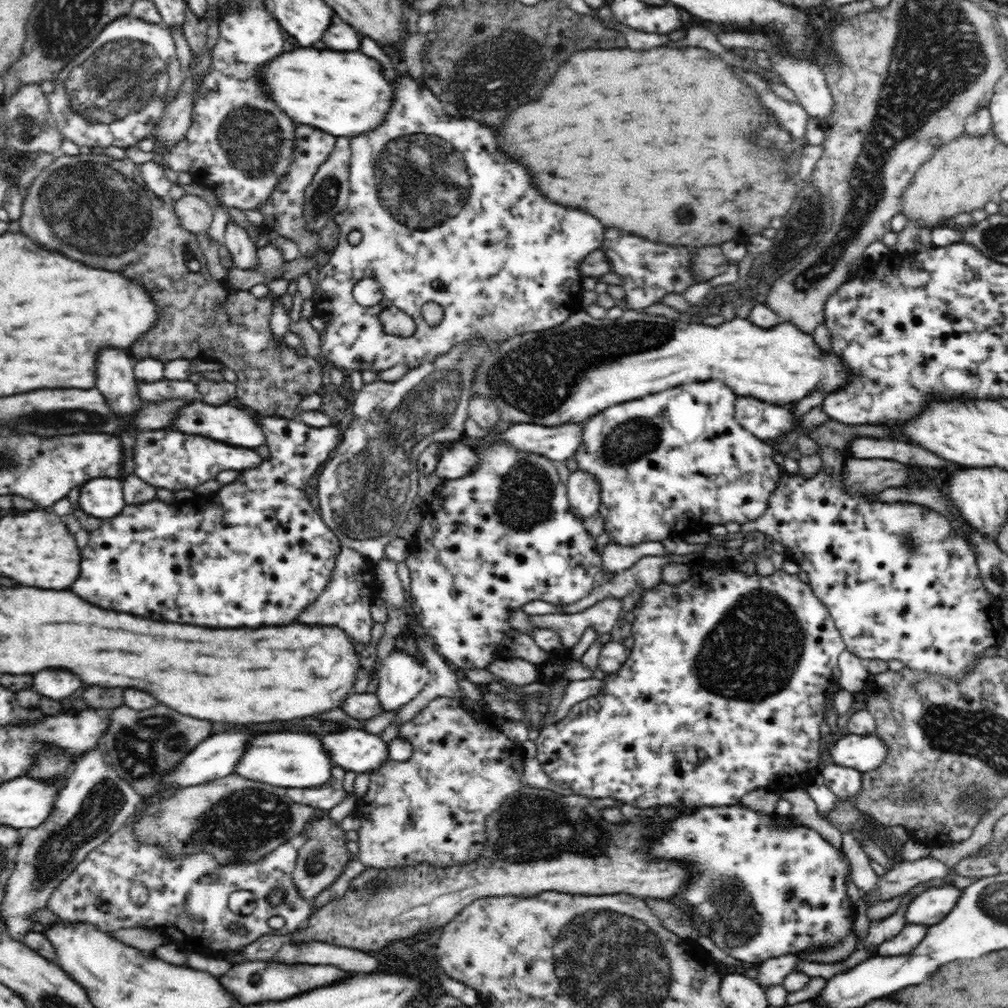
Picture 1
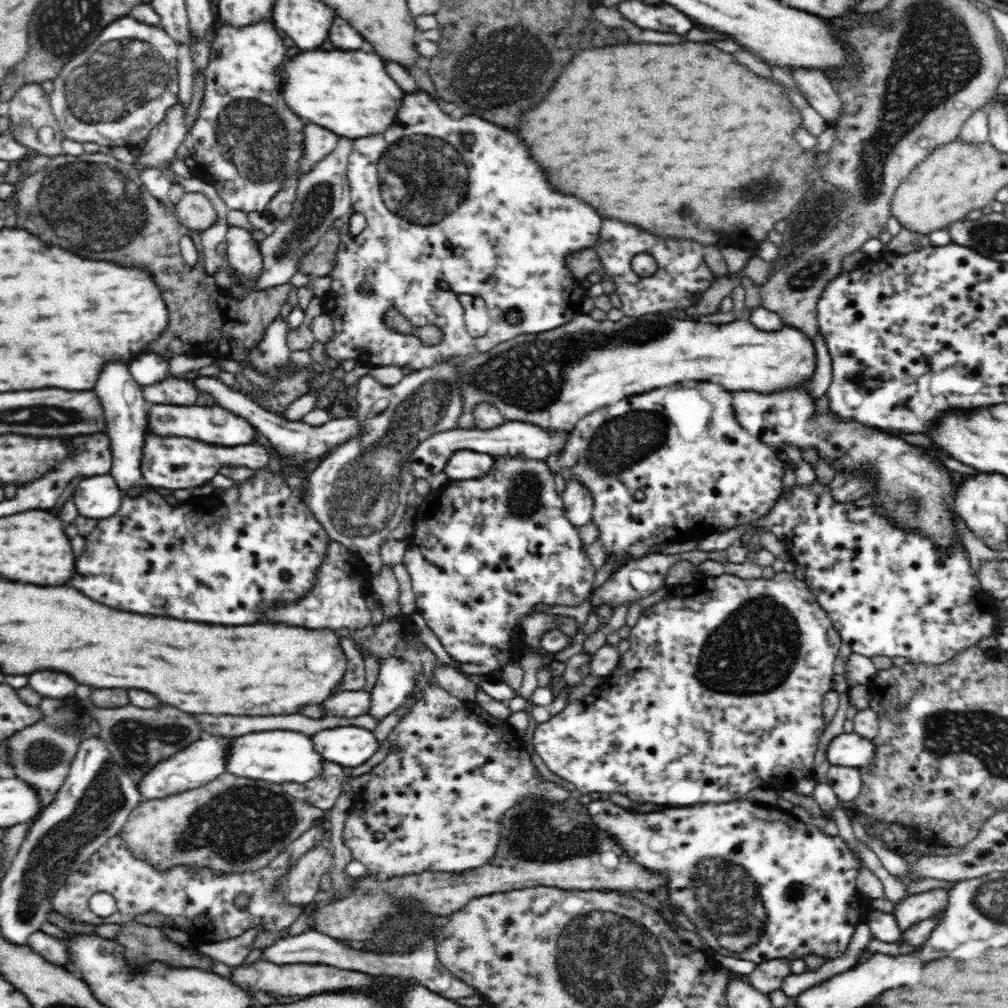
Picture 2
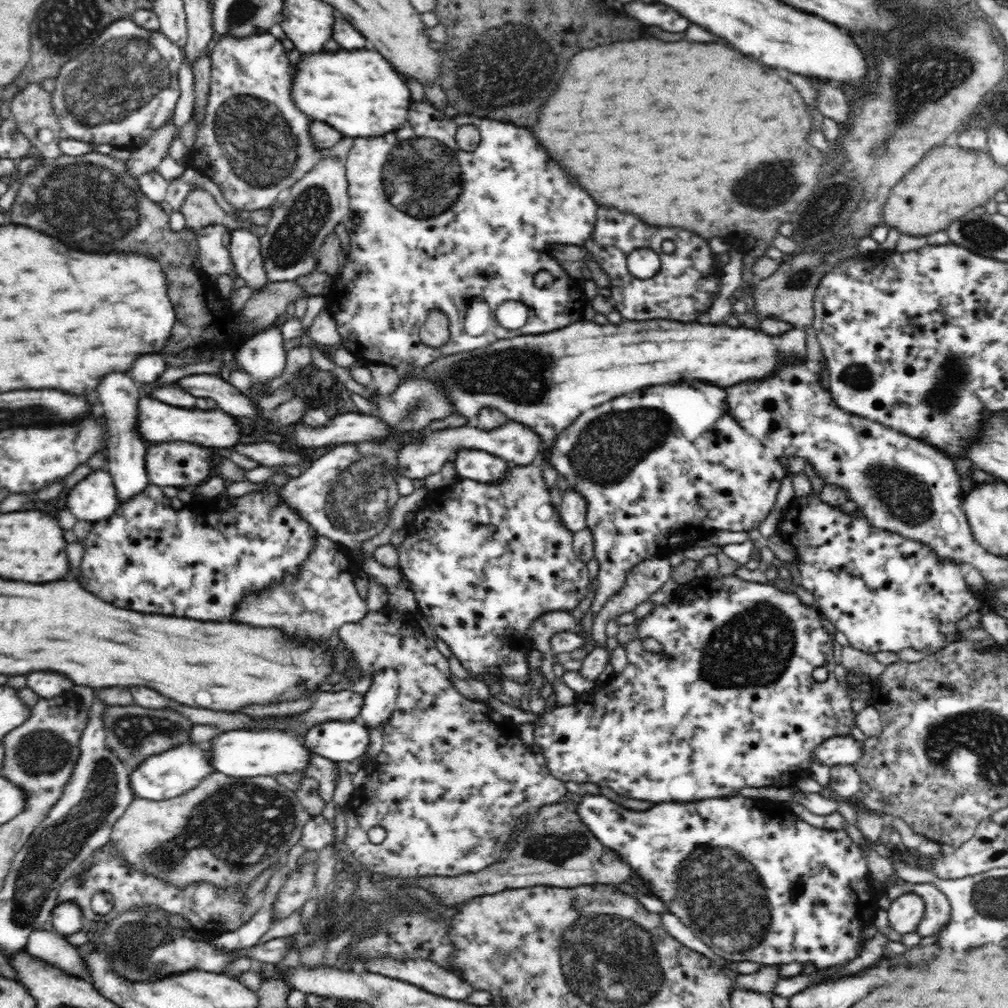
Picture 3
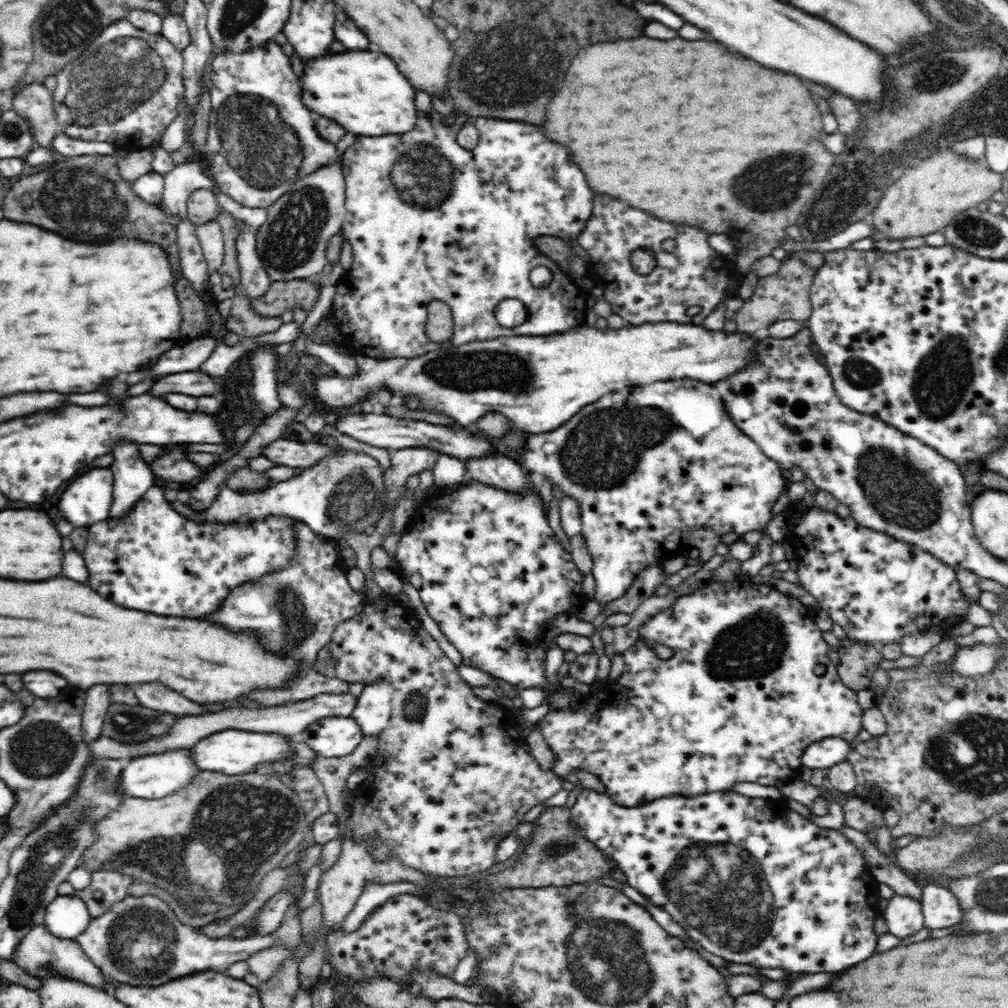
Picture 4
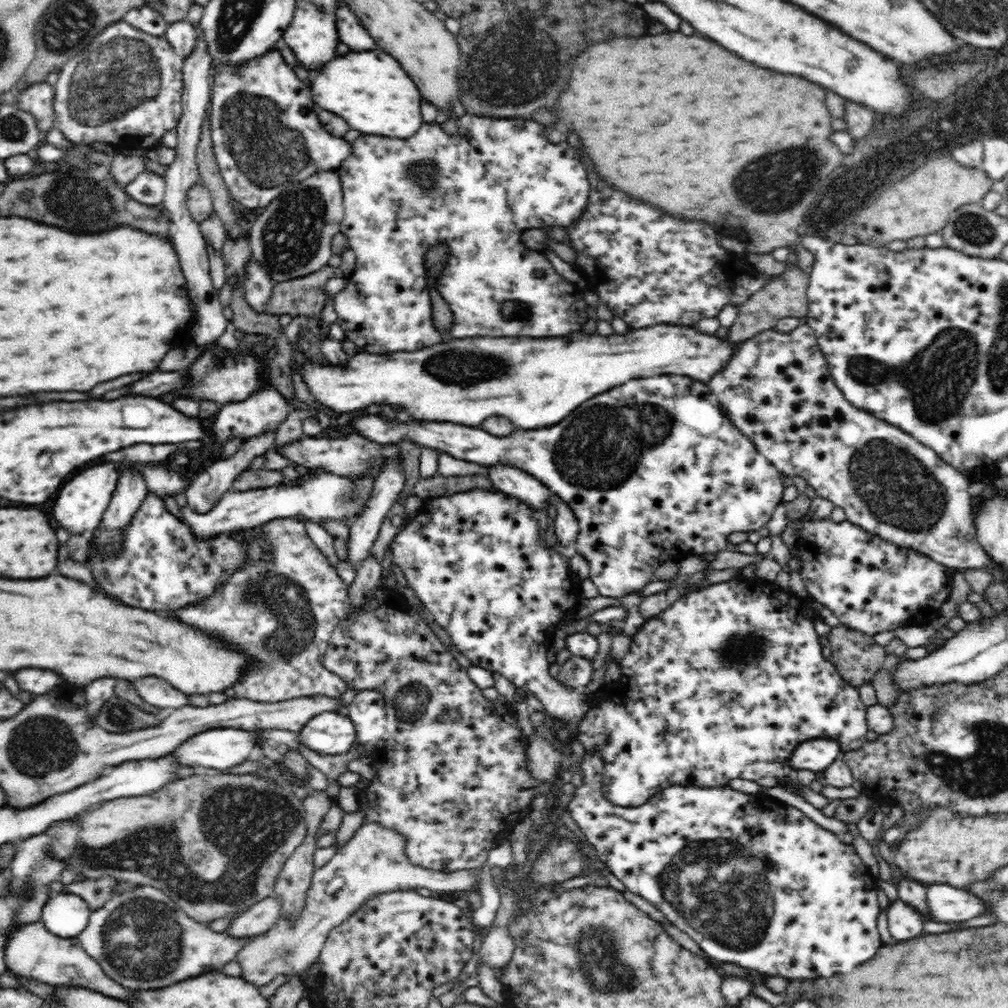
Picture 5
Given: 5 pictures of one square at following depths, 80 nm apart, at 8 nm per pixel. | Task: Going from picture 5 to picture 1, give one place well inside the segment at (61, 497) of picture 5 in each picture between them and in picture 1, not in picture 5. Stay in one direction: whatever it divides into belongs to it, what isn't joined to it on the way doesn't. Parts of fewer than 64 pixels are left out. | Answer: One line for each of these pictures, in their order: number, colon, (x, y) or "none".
1: (102, 497)
2: (98, 497)
3: (94, 498)
4: (86, 502)

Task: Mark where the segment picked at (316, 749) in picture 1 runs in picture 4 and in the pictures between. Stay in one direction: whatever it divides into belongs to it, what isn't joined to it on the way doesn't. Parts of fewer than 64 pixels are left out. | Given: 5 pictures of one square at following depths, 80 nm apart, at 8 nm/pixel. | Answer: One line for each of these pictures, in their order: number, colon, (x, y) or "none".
2: (278, 756)
3: (242, 753)
4: (232, 751)

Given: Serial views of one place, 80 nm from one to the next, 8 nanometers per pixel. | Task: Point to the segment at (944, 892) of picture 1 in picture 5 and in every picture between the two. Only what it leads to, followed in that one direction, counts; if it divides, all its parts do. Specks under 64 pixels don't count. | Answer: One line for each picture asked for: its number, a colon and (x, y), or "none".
2: (909, 911)
3: (904, 914)
4: (904, 916)
5: (904, 922)

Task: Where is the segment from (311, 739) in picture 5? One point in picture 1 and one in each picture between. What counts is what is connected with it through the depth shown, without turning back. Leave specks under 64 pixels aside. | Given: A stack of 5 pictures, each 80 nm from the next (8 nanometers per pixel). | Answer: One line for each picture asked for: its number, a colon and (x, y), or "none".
1: (356, 750)
2: (351, 746)
3: (340, 741)
4: (330, 737)

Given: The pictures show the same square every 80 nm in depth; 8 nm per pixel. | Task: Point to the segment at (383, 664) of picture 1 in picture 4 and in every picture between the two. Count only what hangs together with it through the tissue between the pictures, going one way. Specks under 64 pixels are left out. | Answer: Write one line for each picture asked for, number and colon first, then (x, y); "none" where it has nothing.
2: (393, 683)
3: (379, 702)
4: (372, 712)

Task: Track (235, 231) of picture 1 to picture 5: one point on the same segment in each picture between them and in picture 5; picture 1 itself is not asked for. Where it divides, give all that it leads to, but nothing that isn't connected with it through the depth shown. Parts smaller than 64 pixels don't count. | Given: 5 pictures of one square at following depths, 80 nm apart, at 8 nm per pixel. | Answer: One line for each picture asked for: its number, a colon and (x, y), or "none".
2: (243, 254)
3: (245, 249)
4: (255, 280)
5: (257, 284)

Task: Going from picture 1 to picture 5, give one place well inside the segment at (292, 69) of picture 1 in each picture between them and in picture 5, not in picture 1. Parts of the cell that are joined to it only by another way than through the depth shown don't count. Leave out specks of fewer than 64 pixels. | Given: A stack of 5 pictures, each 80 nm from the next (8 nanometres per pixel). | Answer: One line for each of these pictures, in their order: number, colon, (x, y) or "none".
2: (350, 93)
3: (359, 93)
4: (363, 91)
5: (369, 89)

